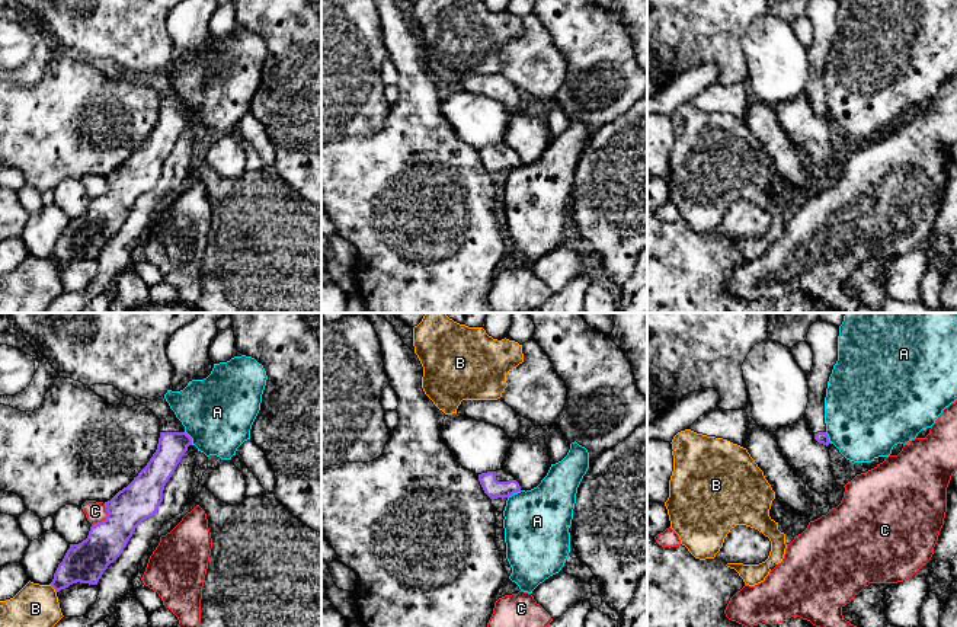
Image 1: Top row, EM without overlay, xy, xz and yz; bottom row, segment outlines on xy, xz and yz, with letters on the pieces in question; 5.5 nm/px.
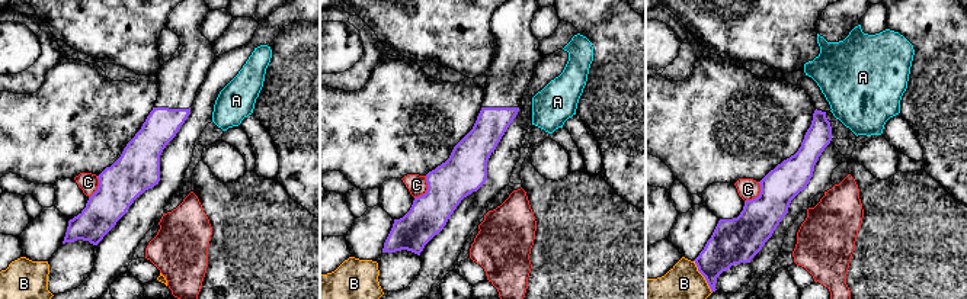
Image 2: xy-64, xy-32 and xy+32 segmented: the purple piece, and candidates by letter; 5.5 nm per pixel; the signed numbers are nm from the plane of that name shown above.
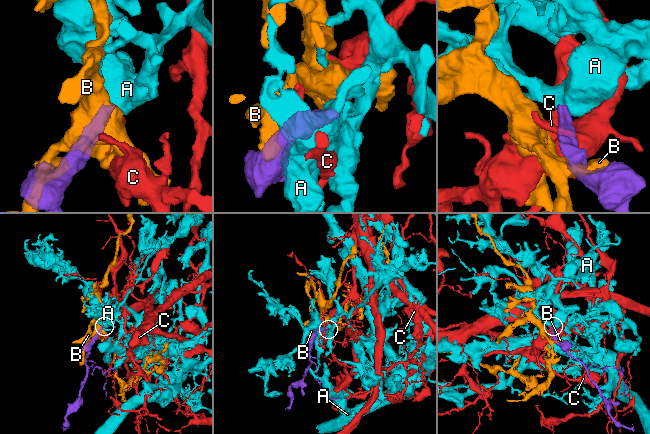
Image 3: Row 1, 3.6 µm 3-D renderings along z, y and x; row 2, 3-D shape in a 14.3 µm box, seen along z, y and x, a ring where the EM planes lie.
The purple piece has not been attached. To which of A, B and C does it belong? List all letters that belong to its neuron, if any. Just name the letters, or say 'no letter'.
no letter

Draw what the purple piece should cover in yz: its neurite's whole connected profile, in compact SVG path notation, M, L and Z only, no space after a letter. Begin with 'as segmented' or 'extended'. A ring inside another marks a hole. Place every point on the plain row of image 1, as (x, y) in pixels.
extended; M810 0L806 16L813 25L813 41L809 54L809 77L804 92L809 95L814 113L829 119L825 97L825 71L828 55L838 35L838 0Z

